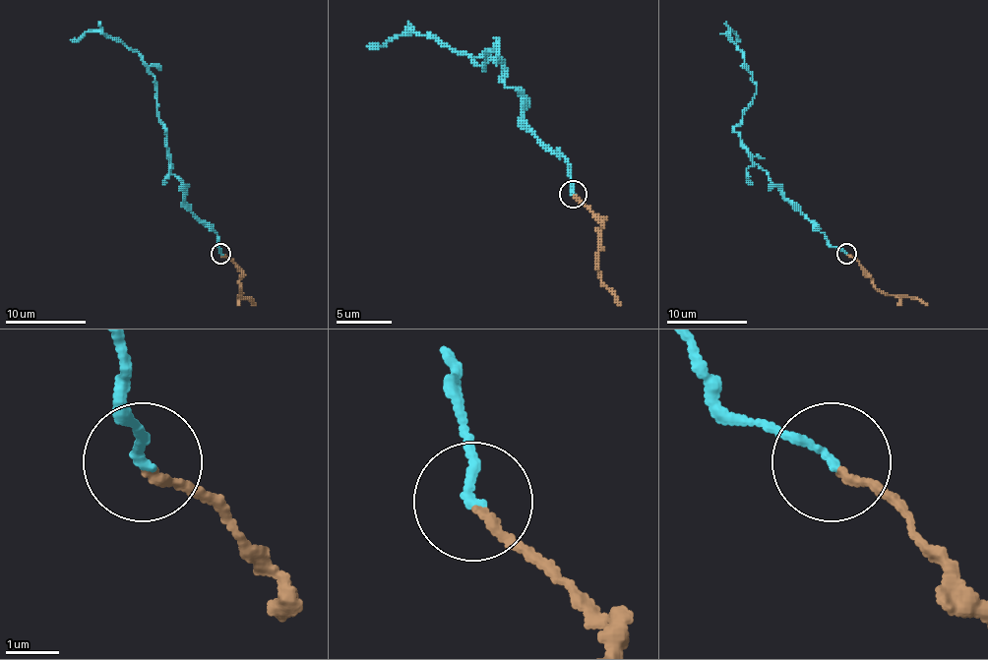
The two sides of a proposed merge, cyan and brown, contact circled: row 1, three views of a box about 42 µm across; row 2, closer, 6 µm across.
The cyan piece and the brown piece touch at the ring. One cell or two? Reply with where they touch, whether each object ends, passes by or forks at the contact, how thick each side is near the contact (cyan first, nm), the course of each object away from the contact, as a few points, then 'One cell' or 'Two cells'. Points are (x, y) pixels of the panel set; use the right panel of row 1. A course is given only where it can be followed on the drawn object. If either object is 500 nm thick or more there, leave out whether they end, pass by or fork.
Place: (846, 253). At the ring cyan ends. At the ring brown ends. Thickness 180 nm (cyan) against 140 nm. Course of cyan: (846, 253), (833, 247), (774, 186), (734, 130), (757, 91), (744, 54), (728, 31), (738, 39). Course of brown: (846, 255), (867, 272), (877, 289), (889, 295), (907, 295), (927, 305). One cell

